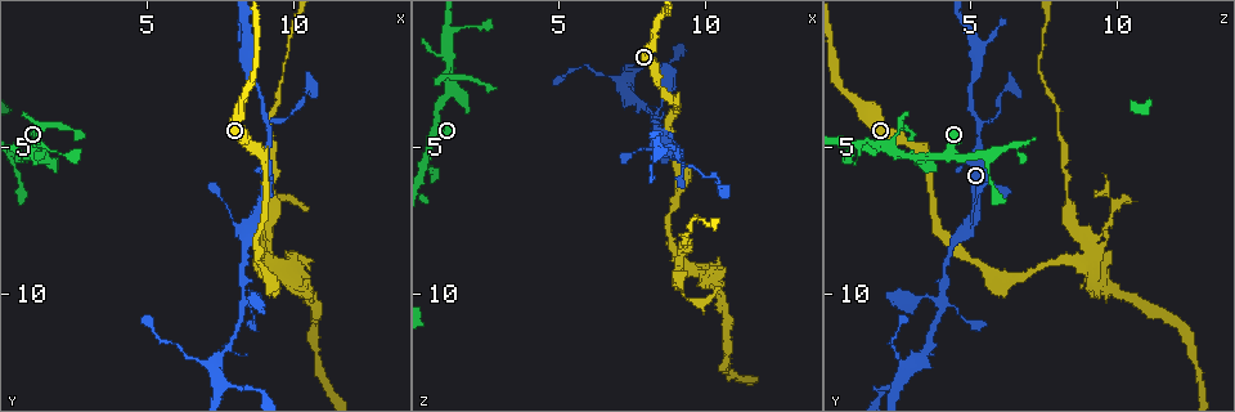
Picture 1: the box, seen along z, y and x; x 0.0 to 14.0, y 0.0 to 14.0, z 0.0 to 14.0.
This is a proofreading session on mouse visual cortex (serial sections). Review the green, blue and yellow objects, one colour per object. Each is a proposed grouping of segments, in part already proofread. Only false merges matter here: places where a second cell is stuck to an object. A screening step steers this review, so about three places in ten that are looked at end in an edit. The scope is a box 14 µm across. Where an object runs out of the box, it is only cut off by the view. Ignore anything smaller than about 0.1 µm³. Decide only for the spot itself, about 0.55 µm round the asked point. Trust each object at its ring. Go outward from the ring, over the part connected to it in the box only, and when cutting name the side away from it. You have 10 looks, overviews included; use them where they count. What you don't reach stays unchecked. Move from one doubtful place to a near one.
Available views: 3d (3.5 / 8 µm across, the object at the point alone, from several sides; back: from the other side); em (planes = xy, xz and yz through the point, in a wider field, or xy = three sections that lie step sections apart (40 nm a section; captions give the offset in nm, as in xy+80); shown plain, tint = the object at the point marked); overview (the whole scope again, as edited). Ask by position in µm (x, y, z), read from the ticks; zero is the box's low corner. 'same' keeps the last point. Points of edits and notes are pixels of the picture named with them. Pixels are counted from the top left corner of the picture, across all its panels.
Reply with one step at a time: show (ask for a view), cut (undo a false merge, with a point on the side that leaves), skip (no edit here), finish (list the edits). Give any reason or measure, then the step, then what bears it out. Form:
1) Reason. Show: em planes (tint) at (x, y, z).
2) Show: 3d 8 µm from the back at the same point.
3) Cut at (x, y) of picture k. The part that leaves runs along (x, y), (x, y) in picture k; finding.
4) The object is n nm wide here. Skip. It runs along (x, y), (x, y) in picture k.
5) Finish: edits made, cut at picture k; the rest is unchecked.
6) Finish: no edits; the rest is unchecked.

Arms part here. Show: 3d 8 µm at (1.4, 5.2, 2.4).

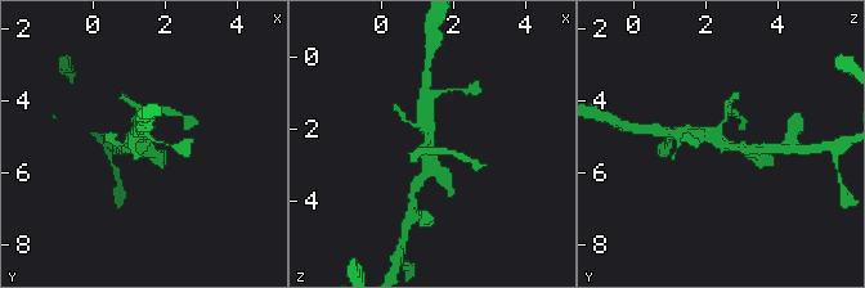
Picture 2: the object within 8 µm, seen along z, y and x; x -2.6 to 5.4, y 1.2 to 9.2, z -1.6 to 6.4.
Show: em xy step 5 (tint) at (1.3, 5.1, 2.4).

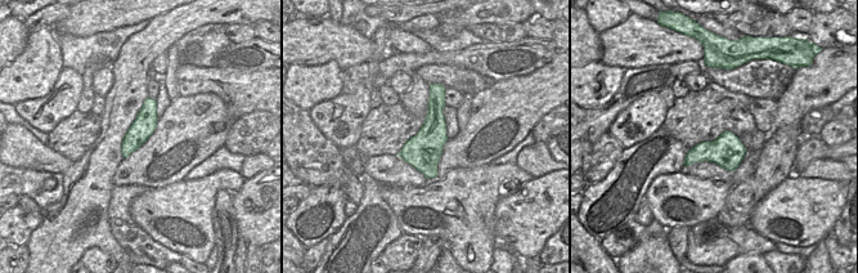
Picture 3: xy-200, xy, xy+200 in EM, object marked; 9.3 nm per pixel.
The arms are 150, 300, 400 nm wide. Skip. All the same cell.

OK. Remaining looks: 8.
Show: 3d 8 µm at (9.1, 8.8, 8.9).

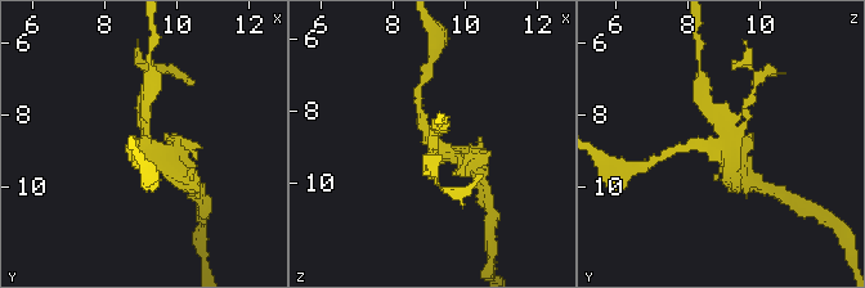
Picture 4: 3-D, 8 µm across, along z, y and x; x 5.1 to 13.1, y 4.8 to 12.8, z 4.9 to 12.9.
Closer look. Show: 3d 3.5 µm from the back at (9.2, 8.8, 8.9).

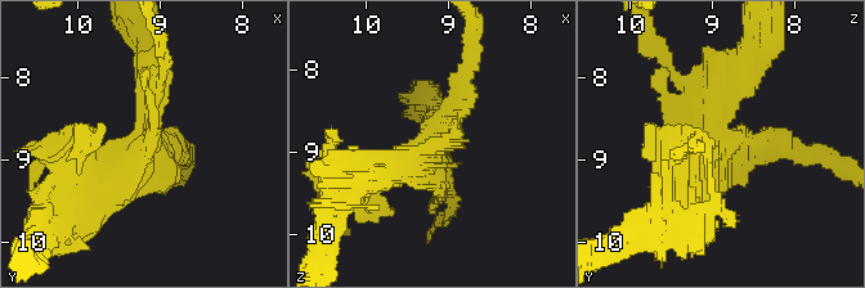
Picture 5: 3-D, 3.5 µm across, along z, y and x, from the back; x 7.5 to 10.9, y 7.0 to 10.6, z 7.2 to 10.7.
Show: em xy step 5 (tint) at (9.10, 8.75, 8.85).

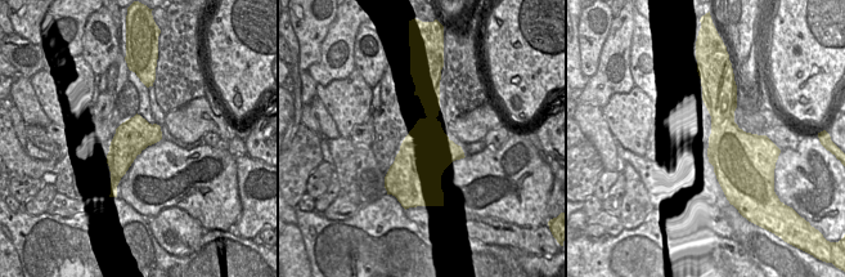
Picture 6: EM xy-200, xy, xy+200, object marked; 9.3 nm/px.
Cut at (149, 84) of picture 5. The part that leaves runs along (144, 121), (144, 34) in picture 5; two cells meet here.

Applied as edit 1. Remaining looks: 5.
Show: overview.

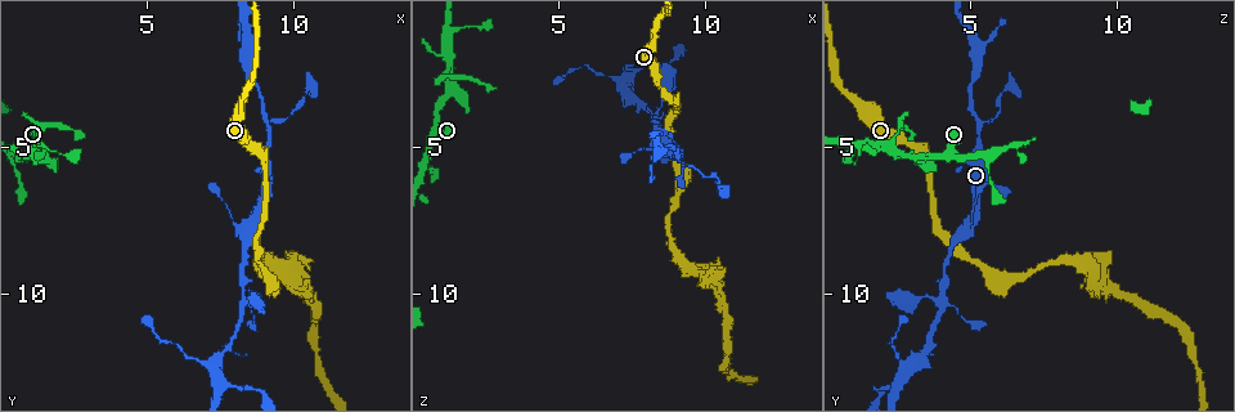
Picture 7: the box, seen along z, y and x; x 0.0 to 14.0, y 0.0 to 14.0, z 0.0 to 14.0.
Three-way junction. Show: 3d 8 µm at (9.2, 4.4, 5.3).

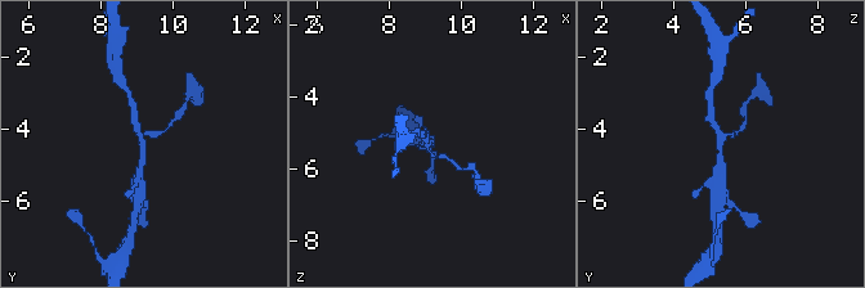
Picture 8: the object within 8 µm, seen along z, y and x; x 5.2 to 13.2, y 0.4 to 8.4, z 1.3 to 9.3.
Closer look. Show: 3d 3.5 µm from the back at (9.1, 4.4, 5.4).

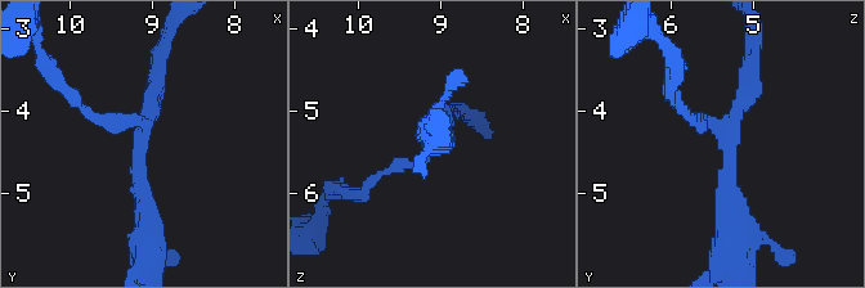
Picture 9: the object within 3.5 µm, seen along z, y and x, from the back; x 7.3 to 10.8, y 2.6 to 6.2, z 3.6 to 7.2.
3 arms meet here; the arms are 150, 250, 300 nm wide; shape alone is not enough. Show: em xy step 5 (tint) at (9.15, 4.40, 5.35).

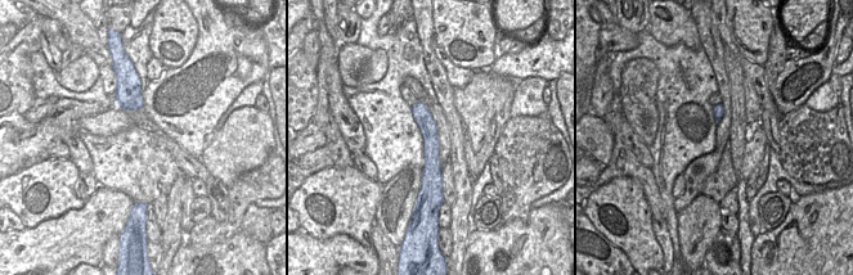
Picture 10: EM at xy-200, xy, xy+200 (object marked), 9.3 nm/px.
The object is 160 nm wide here. Skip. It runs along (418, 106), (431, 154), (423, 197) in picture 10; all the same cell.

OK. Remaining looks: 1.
Finish: edits made, cut at picture 5; the rest is unchecked.

